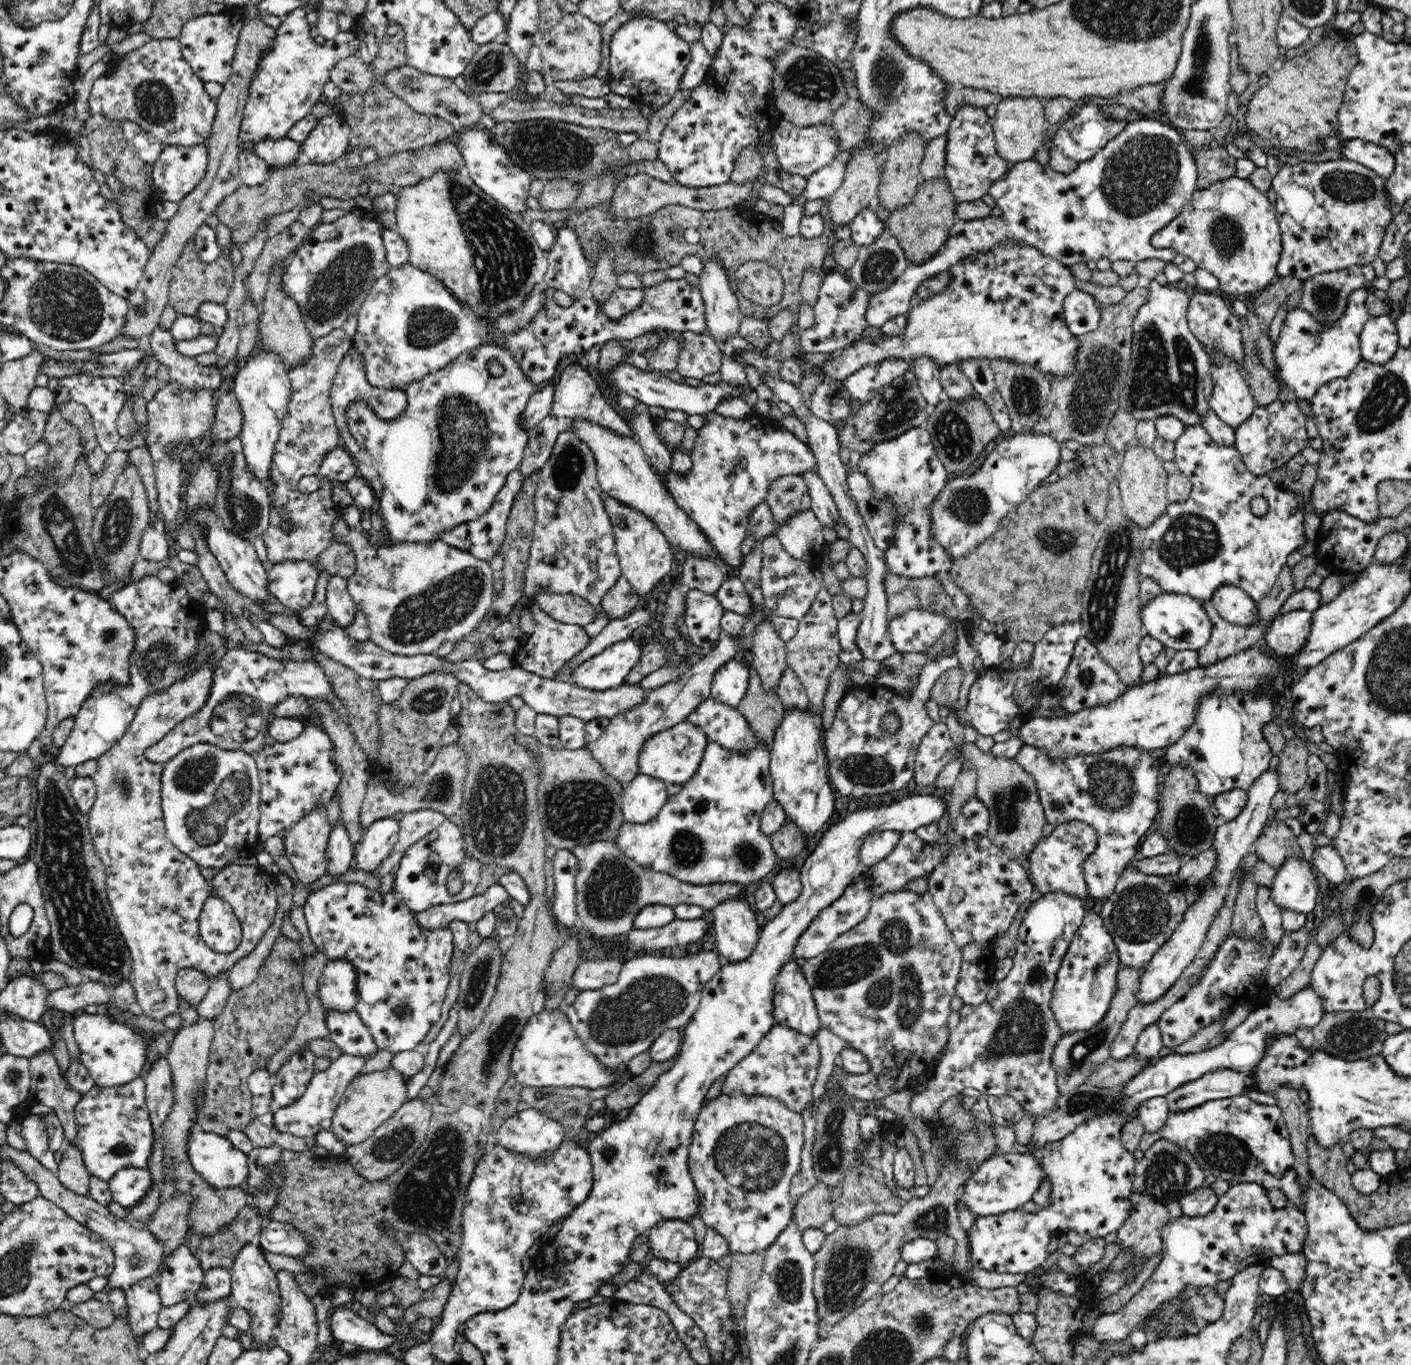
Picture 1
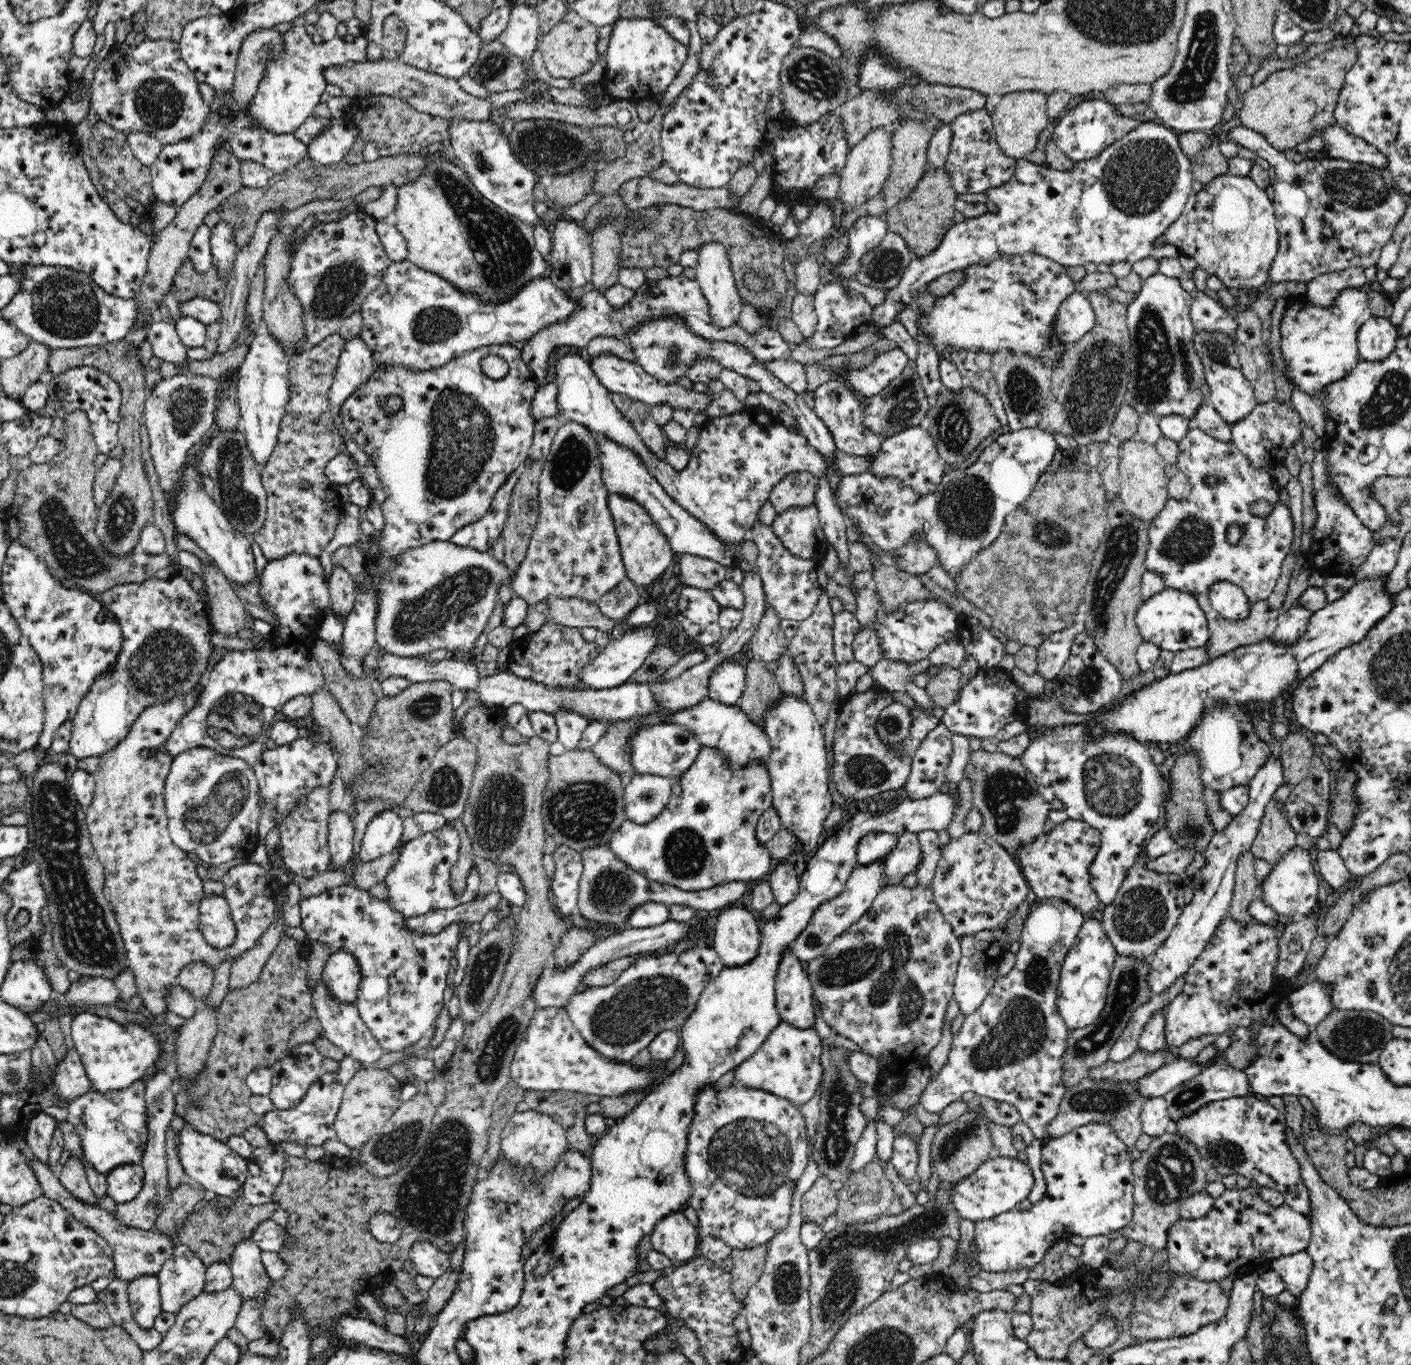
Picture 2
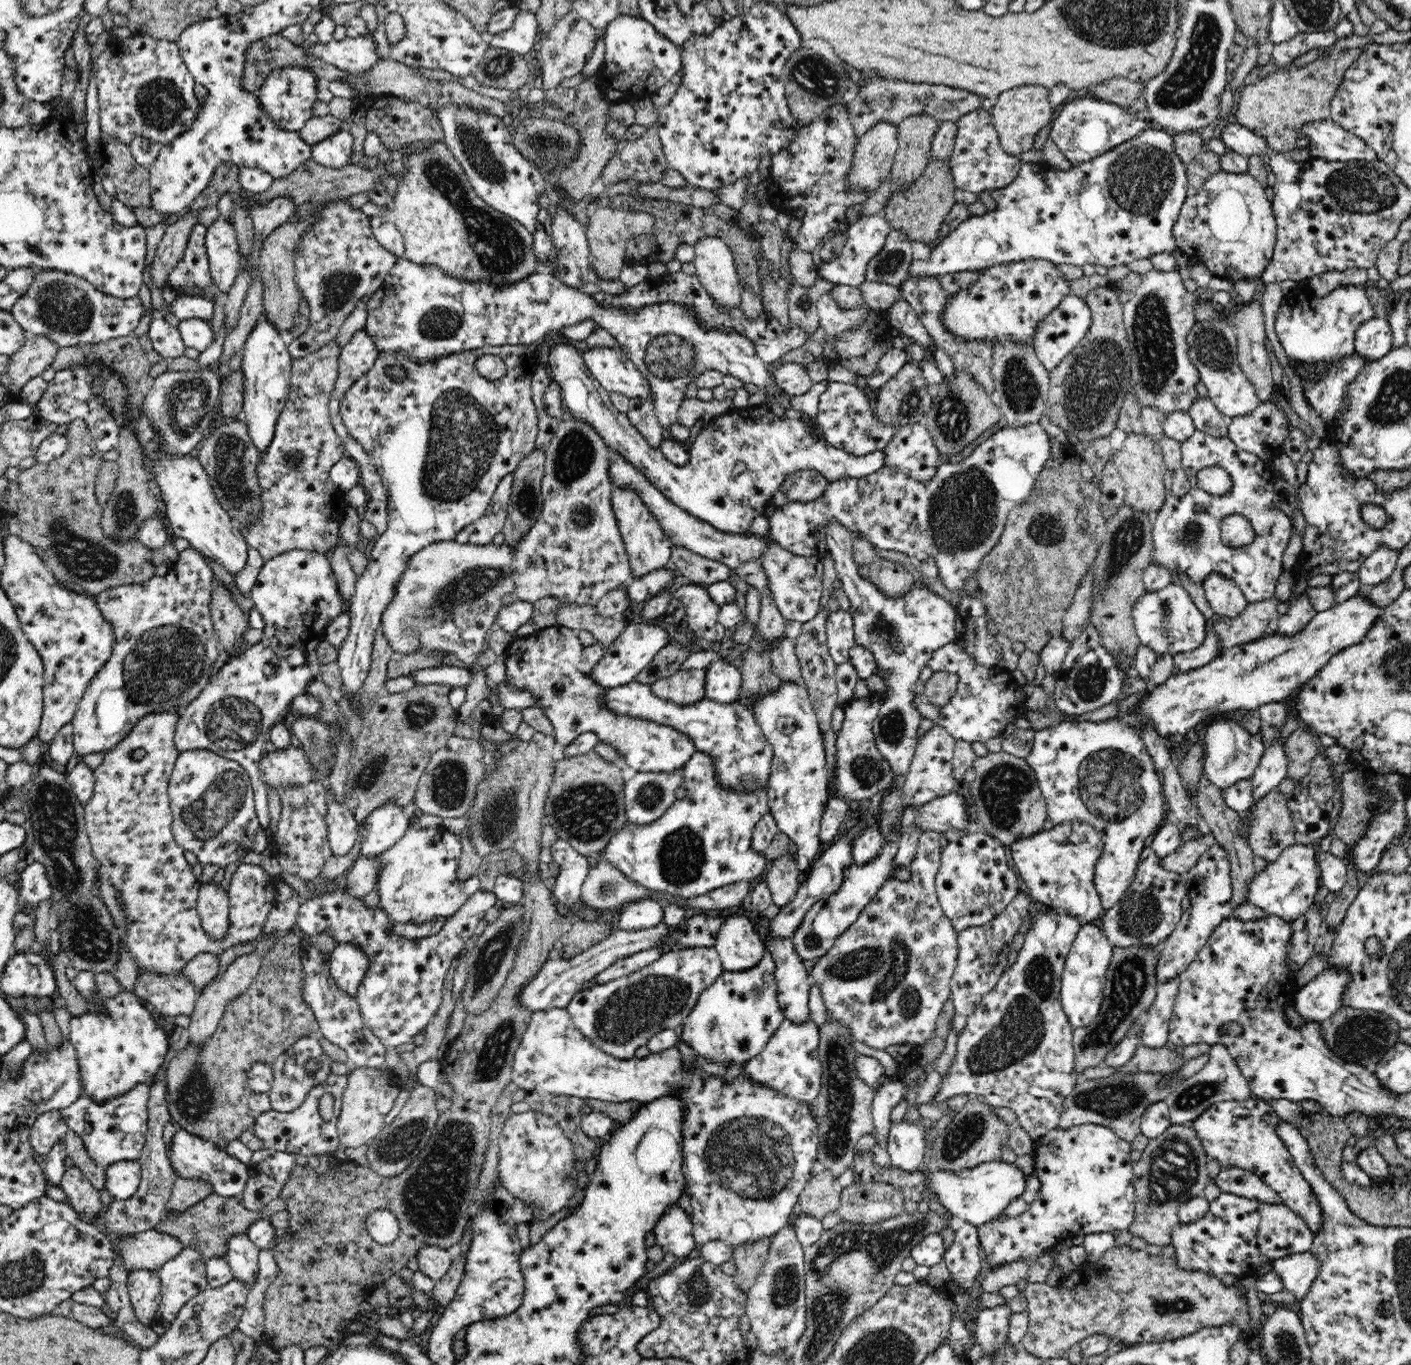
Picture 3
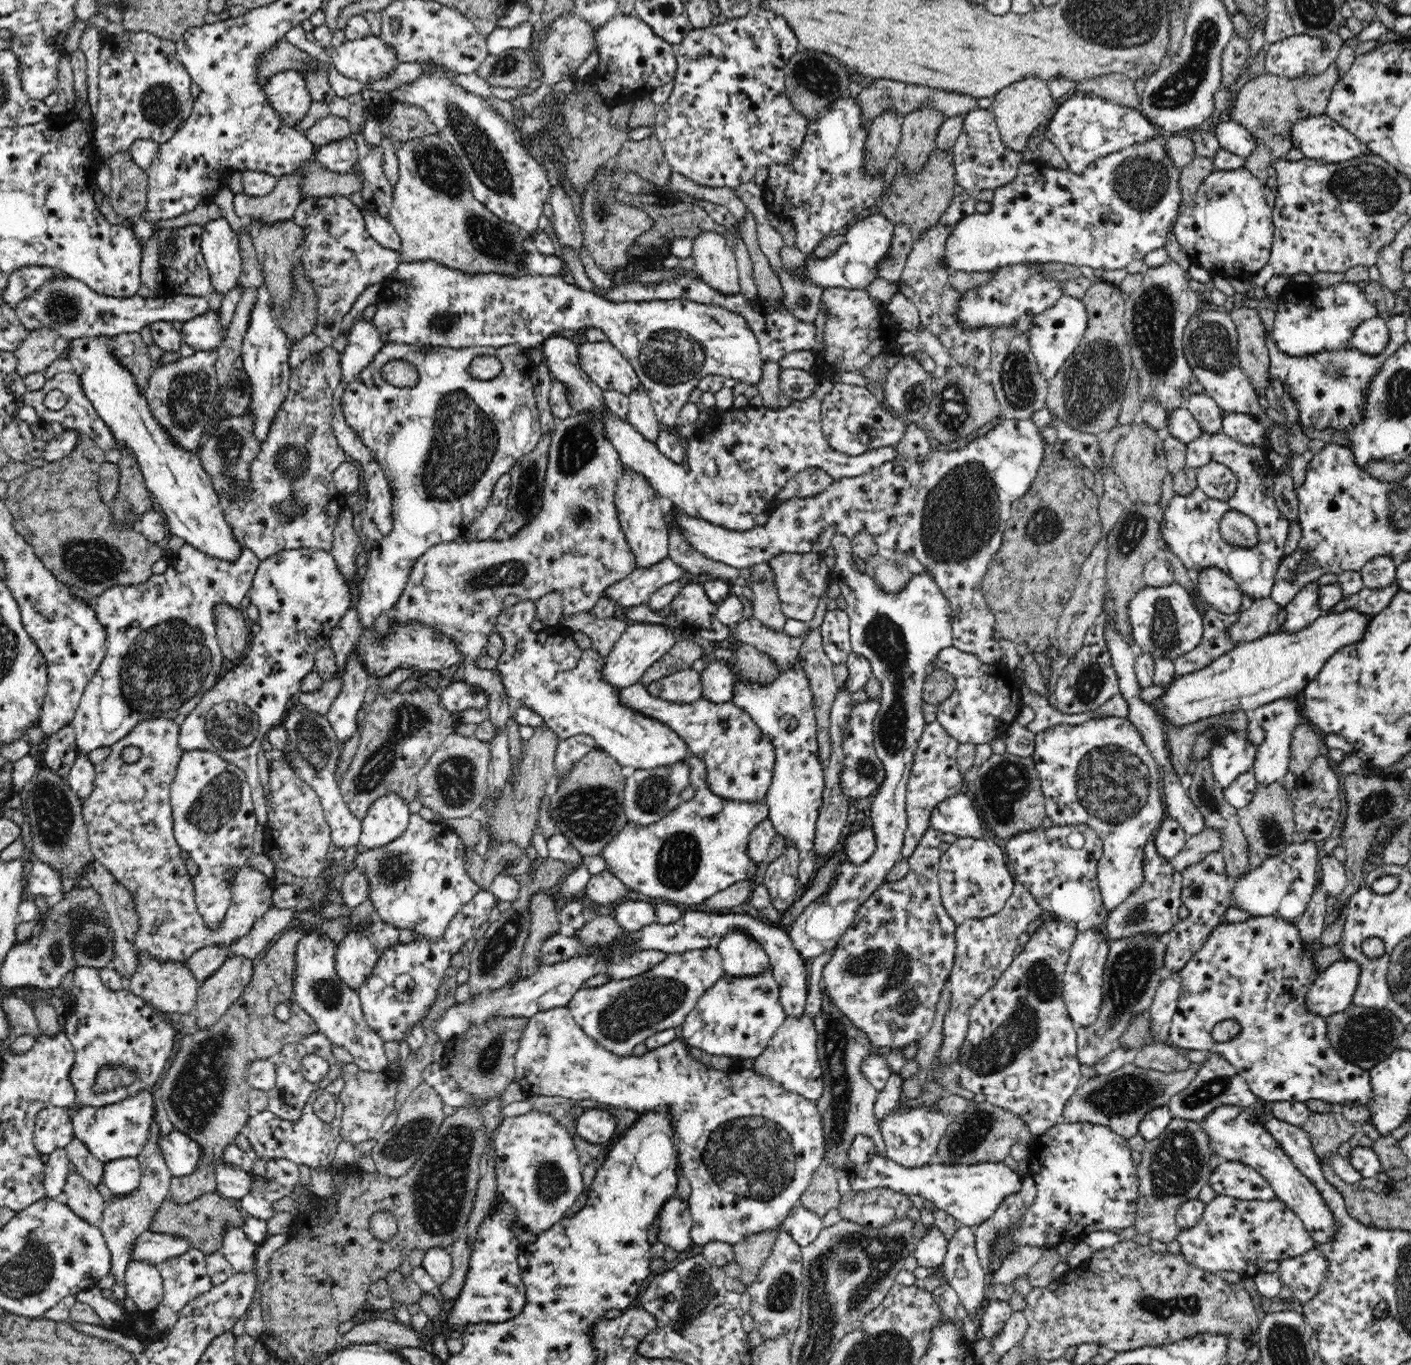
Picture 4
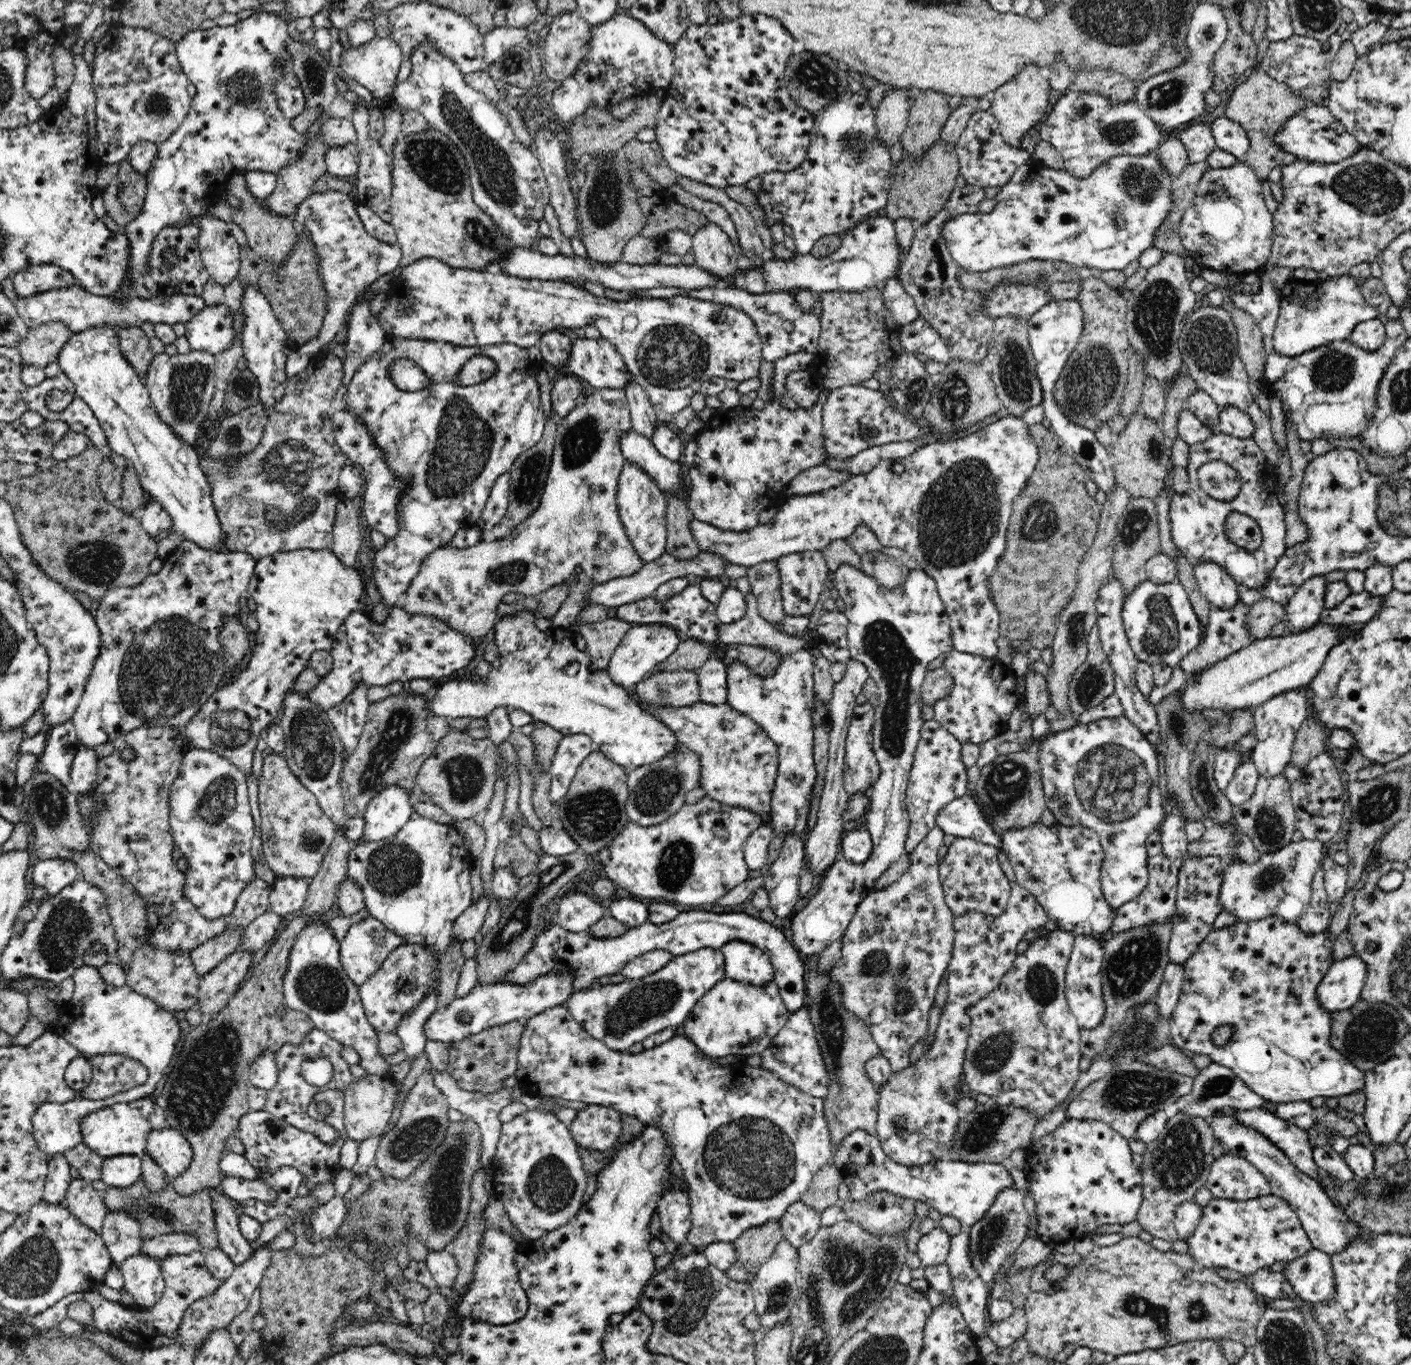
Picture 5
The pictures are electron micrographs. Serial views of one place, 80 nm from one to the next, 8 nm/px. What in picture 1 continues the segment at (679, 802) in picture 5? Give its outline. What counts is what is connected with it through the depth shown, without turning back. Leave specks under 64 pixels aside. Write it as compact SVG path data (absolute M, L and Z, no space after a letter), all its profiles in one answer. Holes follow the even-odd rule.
M639 773L623 790L621 807L625 820L633 824L646 824L658 816L669 797L667 784Z

